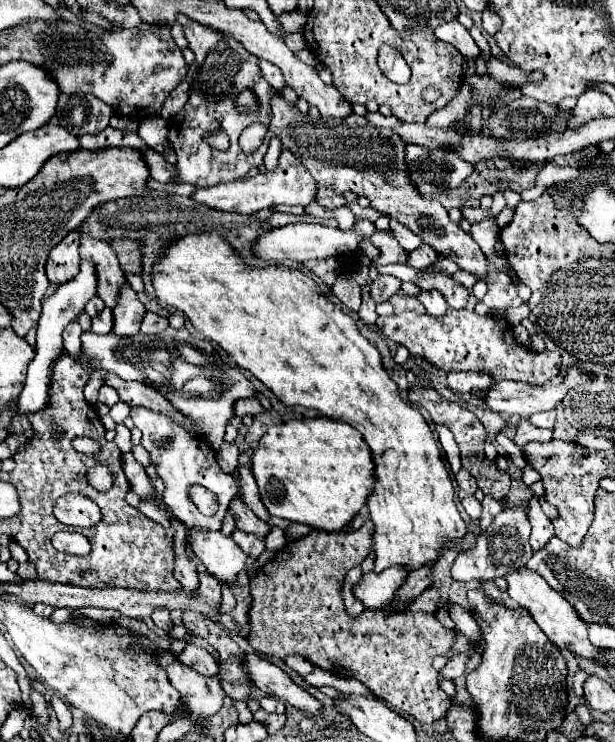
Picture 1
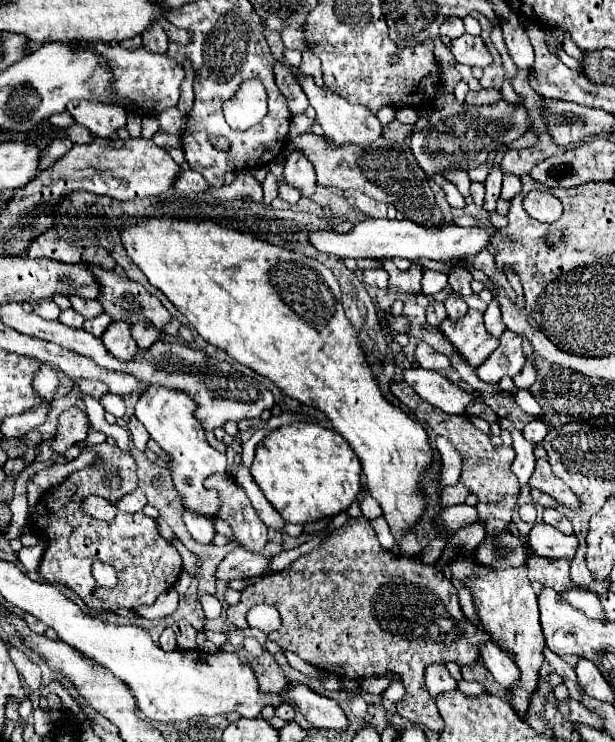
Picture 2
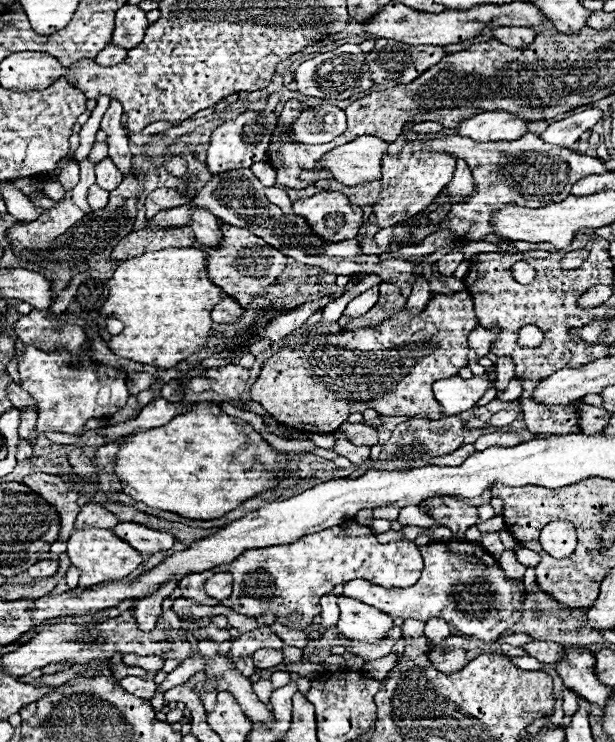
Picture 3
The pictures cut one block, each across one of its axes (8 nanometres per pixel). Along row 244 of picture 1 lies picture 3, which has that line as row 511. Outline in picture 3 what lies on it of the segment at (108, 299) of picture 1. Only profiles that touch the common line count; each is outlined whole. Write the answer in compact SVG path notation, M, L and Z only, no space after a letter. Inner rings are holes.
M84 504L80 508L80 514L76 518L76 528L88 528L88 526L116 526L118 518L116 514L108 512L102 504Z

